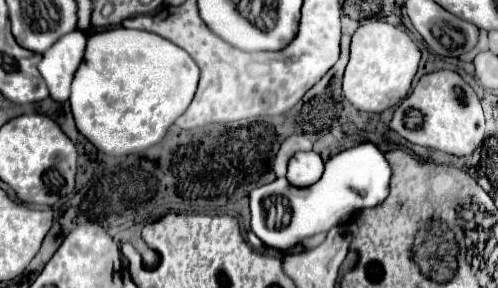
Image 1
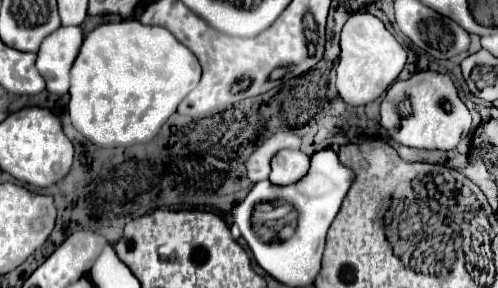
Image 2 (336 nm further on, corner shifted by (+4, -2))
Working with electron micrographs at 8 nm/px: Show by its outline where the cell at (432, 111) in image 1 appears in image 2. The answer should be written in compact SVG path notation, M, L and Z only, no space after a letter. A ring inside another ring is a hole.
M418 72L410 80L394 82L380 104L380 116L380 124L386 128L390 138L404 146L422 150L454 150L462 136L470 132L472 122L472 116L460 100L454 82L450 76L440 72Z

